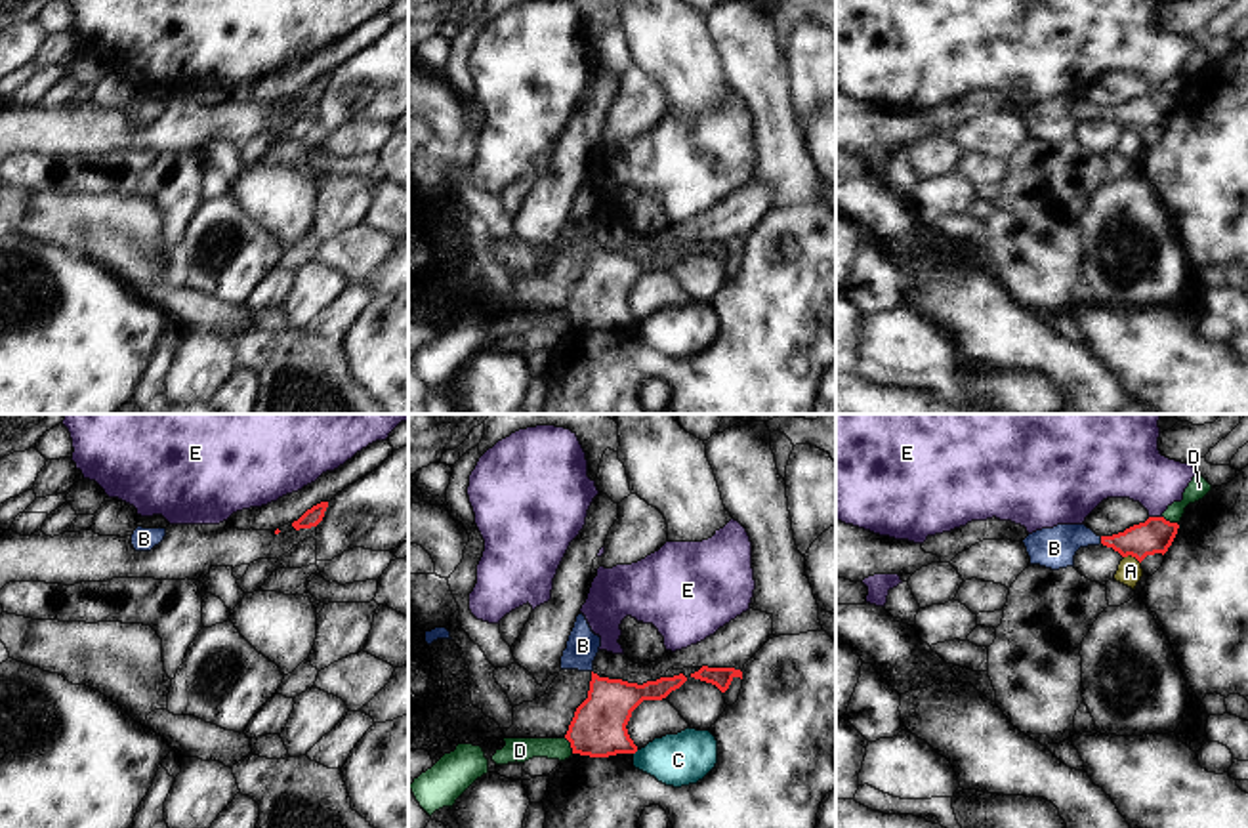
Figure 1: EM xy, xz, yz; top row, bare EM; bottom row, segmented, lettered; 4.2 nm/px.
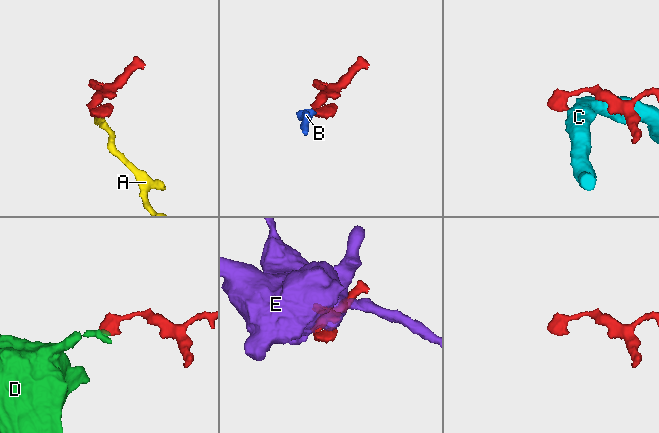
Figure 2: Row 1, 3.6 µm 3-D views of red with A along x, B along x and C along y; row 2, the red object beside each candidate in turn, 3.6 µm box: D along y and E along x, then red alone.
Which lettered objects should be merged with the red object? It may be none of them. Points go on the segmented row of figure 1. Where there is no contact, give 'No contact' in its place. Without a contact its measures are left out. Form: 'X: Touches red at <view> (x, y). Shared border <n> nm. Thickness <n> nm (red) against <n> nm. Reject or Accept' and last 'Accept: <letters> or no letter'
A: Touches red at yz (1132, 556). Shared border 80 nm. Thickness 150 nm (red) against 100 nm. Reject
B: Touches red at yz (1102, 540). Shared border 30 nm. Thickness 150 nm (red) against 180 nm. Accept
C: No contact. Reject
D: Touches red at xz (571, 745). Shared border 80 nm. Thickness 240 nm (red) against 100 nm. Reject
E: Touches red at yz (1155, 517). Shared border 60 nm. Thickness 150 nm (red) against 280 nm. Reject
Accept: B

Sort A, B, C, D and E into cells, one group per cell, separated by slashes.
A / B / C / D / E

